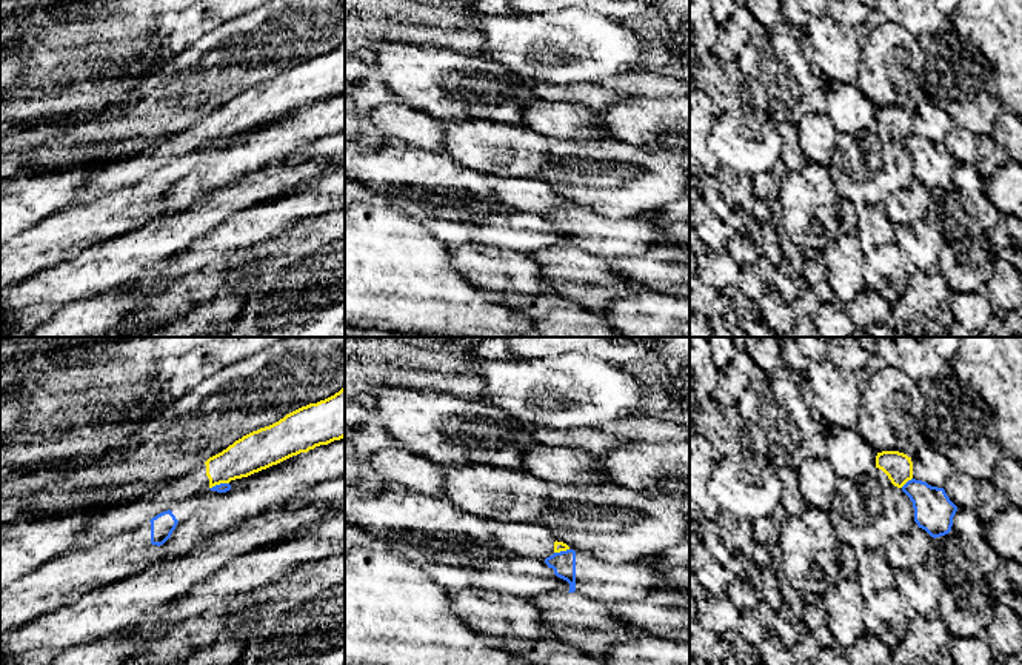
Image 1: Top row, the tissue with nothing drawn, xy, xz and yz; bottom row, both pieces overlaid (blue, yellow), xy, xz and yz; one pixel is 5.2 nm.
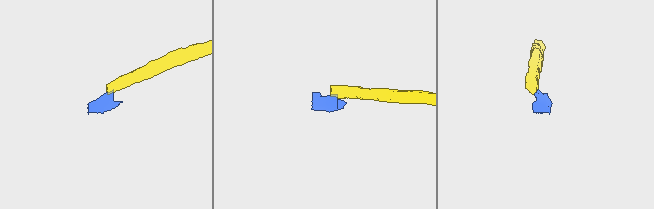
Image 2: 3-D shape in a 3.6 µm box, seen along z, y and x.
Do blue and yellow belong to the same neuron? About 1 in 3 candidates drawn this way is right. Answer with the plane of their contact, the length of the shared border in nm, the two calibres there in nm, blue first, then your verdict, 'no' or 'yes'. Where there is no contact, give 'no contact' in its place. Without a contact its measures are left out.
meets blue in xy; contact 110 nm long; 50 nm thick on the blue side, 200 nm on the other; no

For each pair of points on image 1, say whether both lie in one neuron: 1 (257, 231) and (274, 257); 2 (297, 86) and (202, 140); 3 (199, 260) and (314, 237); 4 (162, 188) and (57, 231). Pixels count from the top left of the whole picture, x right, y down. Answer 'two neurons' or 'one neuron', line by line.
1: two neurons
2: one neuron
3: two neurons
4: one neuron

